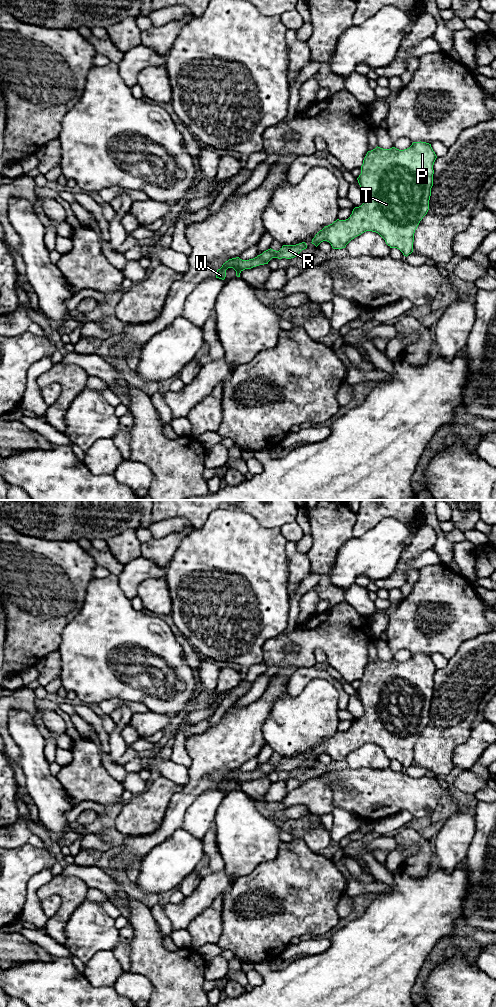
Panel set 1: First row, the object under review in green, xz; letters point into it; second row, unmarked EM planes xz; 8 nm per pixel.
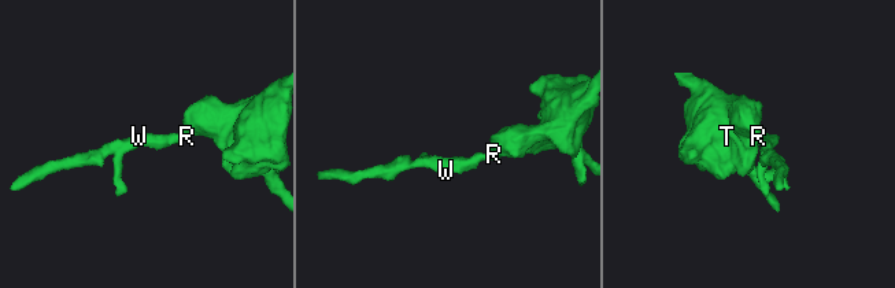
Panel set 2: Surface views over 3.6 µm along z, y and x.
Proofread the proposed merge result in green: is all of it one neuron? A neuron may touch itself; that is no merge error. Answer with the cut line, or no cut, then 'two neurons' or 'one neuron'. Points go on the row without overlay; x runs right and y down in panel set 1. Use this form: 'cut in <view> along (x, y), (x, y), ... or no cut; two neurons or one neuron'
no cut; one neuron

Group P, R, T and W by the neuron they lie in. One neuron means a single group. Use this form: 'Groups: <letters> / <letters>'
Groups: P R T W

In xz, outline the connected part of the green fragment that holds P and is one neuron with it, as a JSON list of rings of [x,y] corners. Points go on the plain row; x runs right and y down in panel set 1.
[[[421,653],[413,654],[404,662],[377,658],[368,663],[357,690],[364,705],[363,716],[355,719],[348,731],[337,731],[325,738],[311,755],[317,759],[321,754],[327,753],[333,761],[342,761],[355,749],[372,743],[378,745],[390,760],[399,761],[407,769],[413,764],[415,742],[429,722],[436,670],[431,656]]]

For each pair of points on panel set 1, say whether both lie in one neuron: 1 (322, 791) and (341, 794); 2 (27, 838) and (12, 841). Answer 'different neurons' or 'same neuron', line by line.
1: different neurons
2: same neuron

